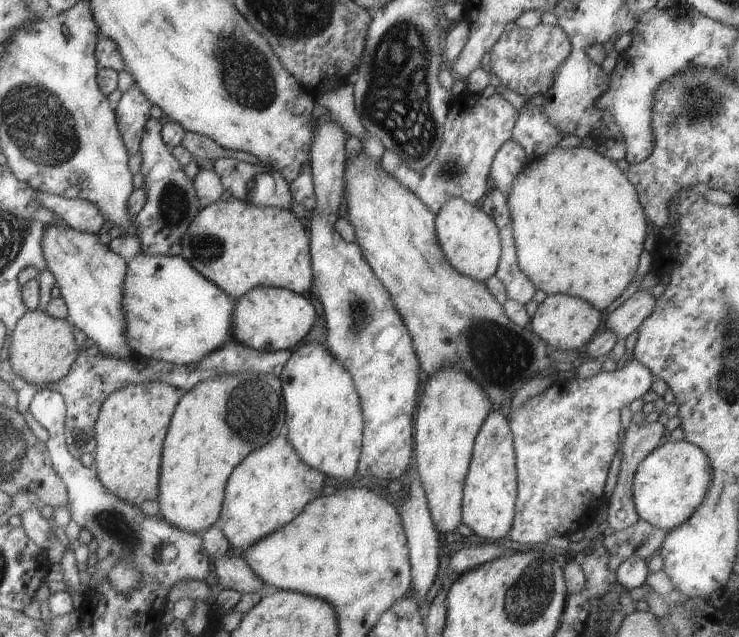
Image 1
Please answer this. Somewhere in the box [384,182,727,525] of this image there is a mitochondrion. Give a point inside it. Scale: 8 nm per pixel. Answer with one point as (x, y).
(501, 357)

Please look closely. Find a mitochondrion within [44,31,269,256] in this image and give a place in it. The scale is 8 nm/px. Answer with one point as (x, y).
(173, 206)

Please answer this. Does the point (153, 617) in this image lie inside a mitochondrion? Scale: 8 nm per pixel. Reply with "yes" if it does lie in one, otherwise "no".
no

